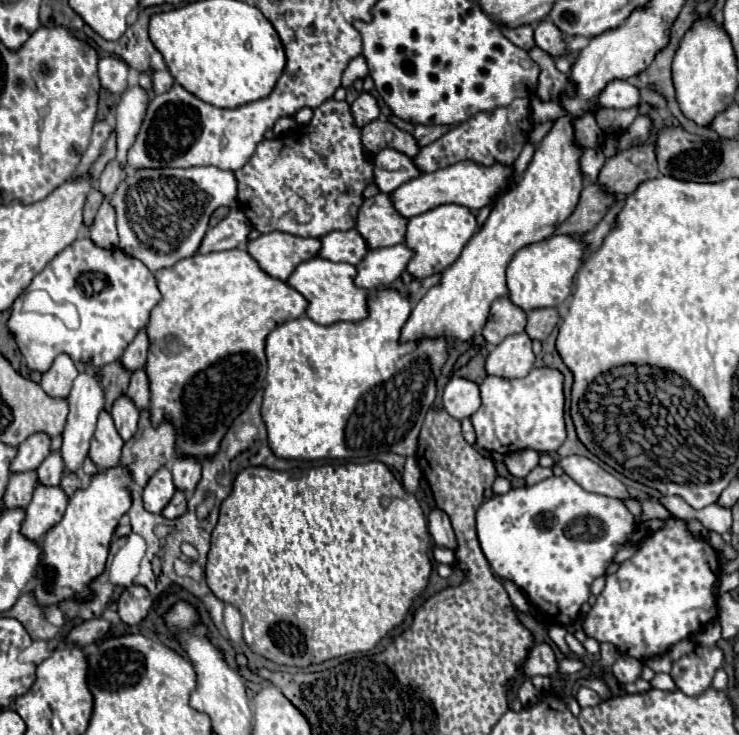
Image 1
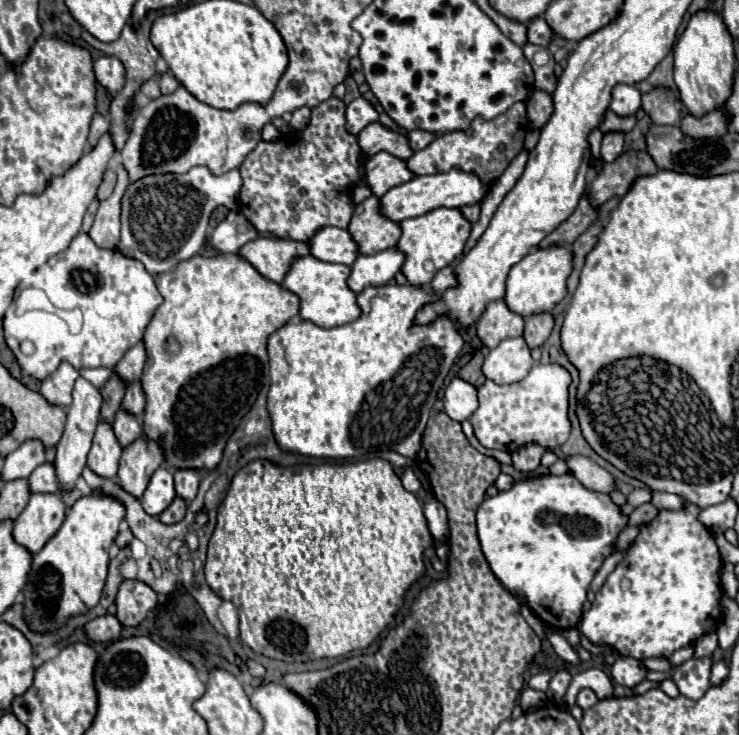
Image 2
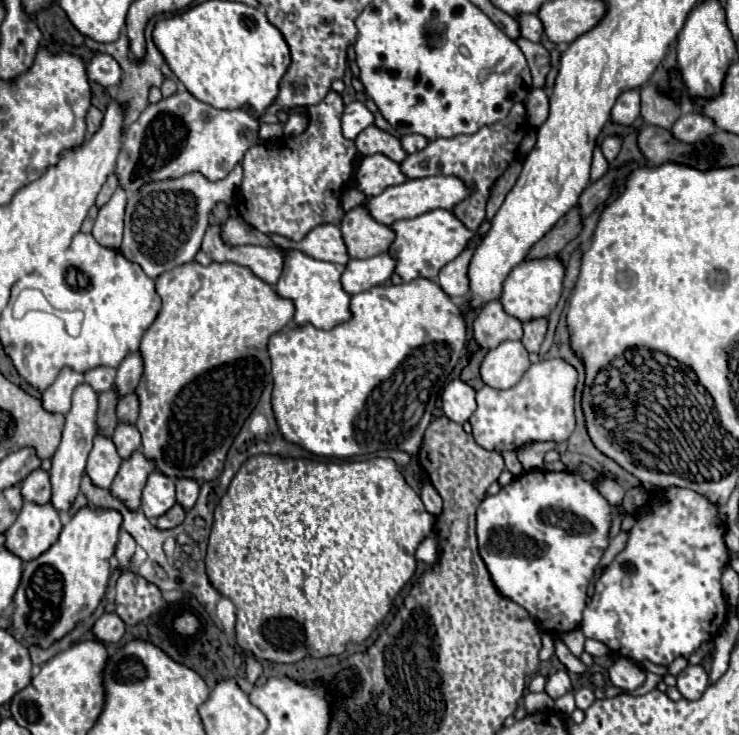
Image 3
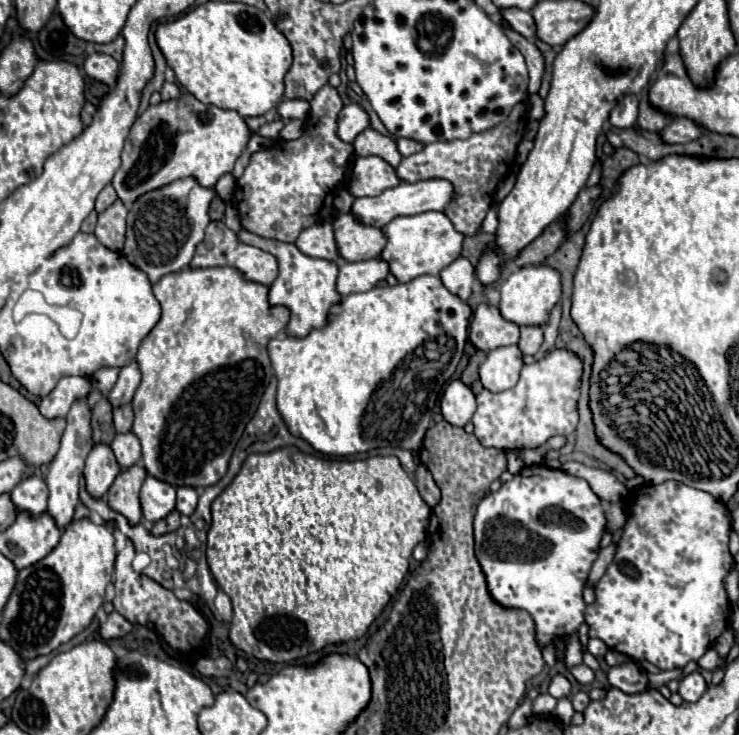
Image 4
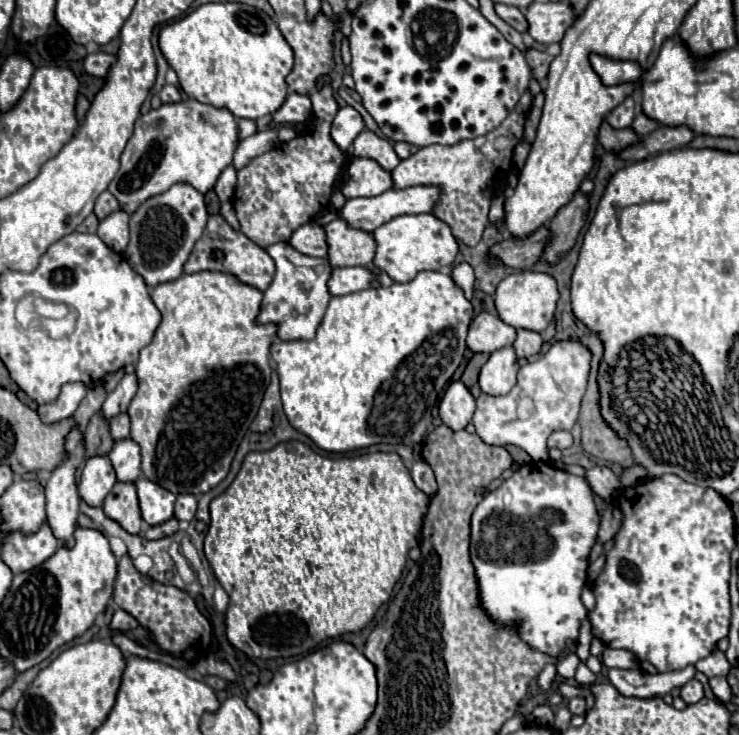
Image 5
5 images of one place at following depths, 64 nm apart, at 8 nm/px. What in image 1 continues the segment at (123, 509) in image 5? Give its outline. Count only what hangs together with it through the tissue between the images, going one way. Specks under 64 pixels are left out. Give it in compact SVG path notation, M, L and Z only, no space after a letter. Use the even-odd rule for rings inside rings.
M148 410L140 412L138 432L124 444L120 458L134 484L144 488L152 474L174 458L174 440L174 428L168 422L152 428Z

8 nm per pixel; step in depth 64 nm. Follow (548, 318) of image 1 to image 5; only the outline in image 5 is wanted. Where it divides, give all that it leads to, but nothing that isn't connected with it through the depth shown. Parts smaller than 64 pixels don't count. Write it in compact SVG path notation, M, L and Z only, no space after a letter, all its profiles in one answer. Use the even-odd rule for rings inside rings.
M518 330L518 336L514 340L514 350L518 358L528 358L532 354L538 354L542 348L542 336L532 330Z

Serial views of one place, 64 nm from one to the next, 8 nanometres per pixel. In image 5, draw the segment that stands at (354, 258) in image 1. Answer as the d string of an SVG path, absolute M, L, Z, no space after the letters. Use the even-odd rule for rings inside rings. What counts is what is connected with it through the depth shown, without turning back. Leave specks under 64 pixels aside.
M316 222L302 224L296 232L292 232L288 244L302 254L326 258L326 248L328 246L326 246L326 238L324 238L324 228Z

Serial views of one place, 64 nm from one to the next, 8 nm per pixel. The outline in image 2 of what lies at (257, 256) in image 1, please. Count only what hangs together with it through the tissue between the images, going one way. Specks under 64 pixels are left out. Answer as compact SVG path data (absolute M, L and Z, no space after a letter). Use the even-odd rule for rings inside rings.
M260 236L254 242L244 244L238 250L238 256L250 262L264 278L280 284L290 264L298 256L308 254L308 244L284 240L284 238L264 238Z

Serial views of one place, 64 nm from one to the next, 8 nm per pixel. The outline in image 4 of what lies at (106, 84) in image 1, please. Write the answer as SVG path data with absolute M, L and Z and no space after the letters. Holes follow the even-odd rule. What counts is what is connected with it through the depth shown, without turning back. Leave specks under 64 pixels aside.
M94 52L90 54L86 60L84 60L84 72L94 78L94 80L100 80L108 86L112 86L116 82L116 76L118 76L118 68L120 64L108 56L108 54L100 54L100 52Z

